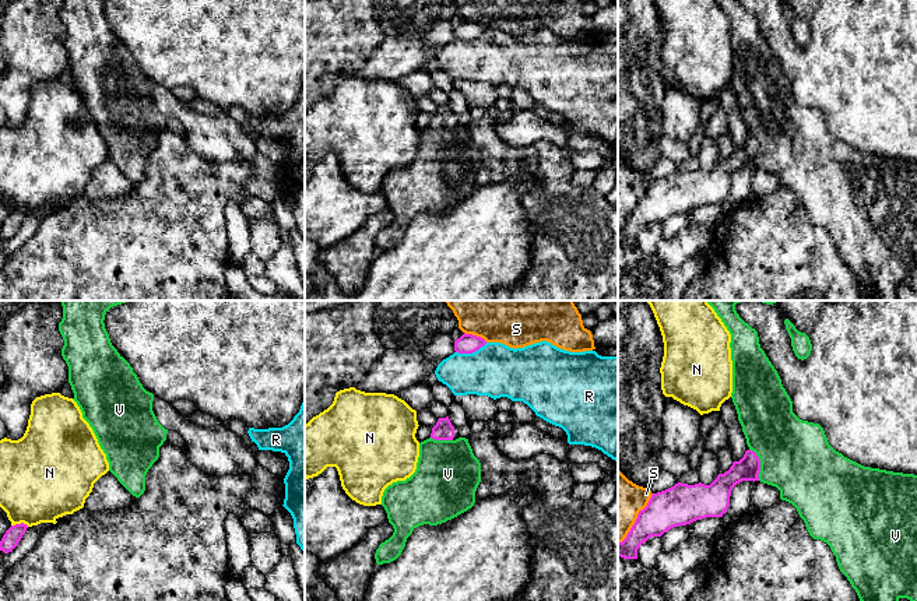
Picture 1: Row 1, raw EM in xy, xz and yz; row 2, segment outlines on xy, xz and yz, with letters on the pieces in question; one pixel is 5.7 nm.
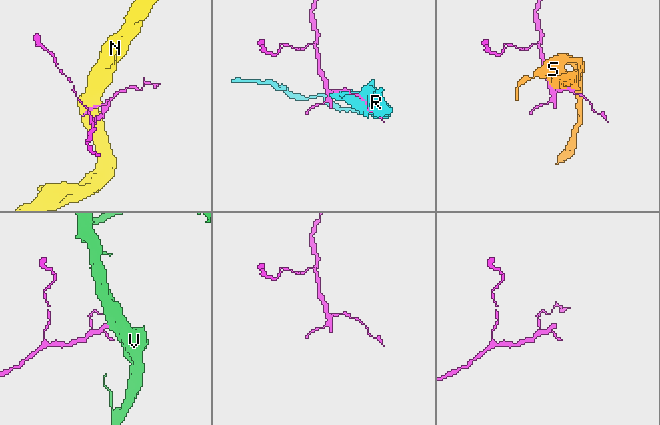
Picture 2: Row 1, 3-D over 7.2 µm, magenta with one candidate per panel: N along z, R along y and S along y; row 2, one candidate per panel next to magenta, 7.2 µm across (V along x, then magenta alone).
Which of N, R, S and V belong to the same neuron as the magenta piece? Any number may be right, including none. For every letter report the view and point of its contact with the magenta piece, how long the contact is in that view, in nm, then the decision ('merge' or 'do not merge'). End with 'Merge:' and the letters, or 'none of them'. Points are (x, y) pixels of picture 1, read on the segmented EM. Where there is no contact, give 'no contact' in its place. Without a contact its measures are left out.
N: xy (20, 524) | 100 nm | do not merge
R: xz (471, 352) | 190 nm | do not merge
S: xz (475, 336) | 150 nm | do not merge
V: yz (759, 464) | 190 nm | merge
Merge: V

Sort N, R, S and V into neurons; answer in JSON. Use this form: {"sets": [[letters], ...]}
{"sets": [["N"], ["R"], ["S"], ["V"]]}

